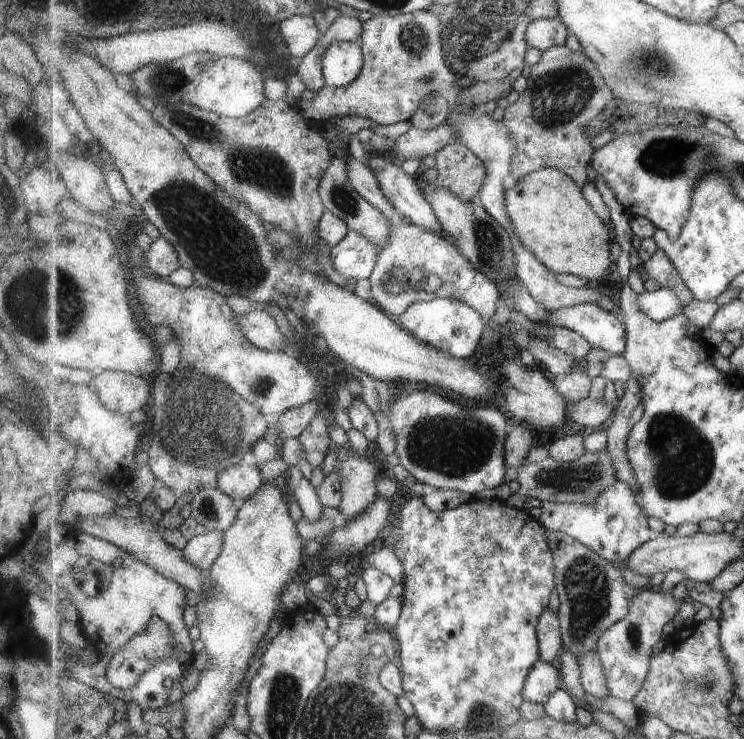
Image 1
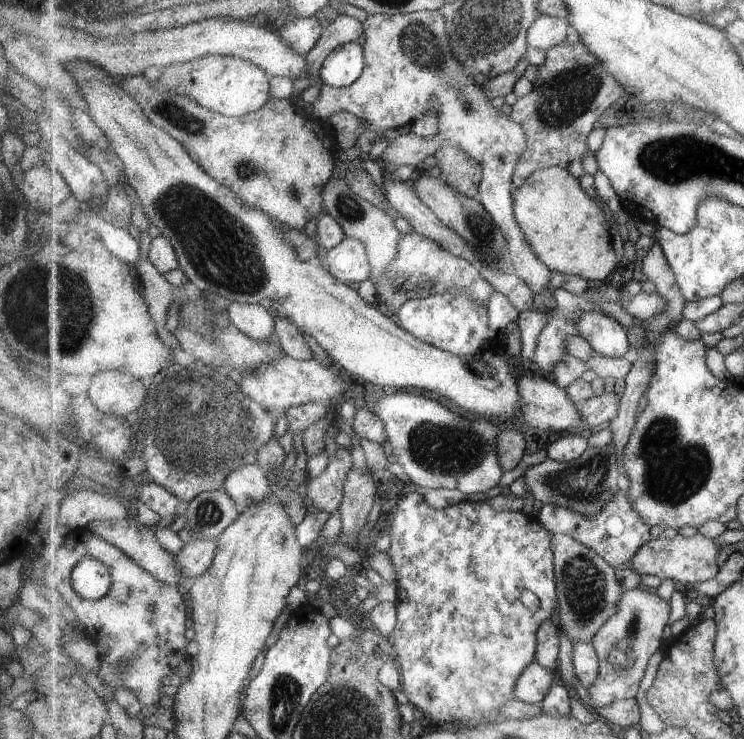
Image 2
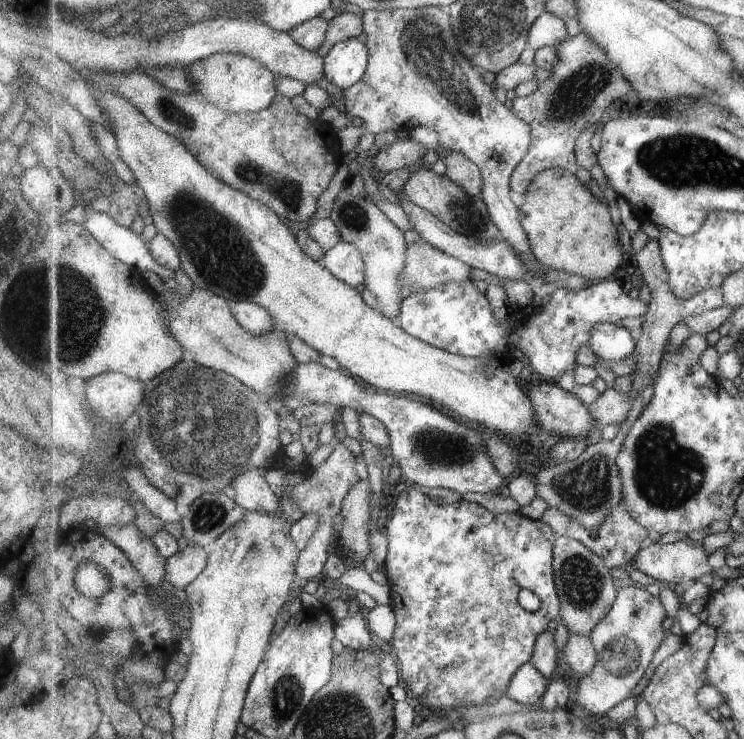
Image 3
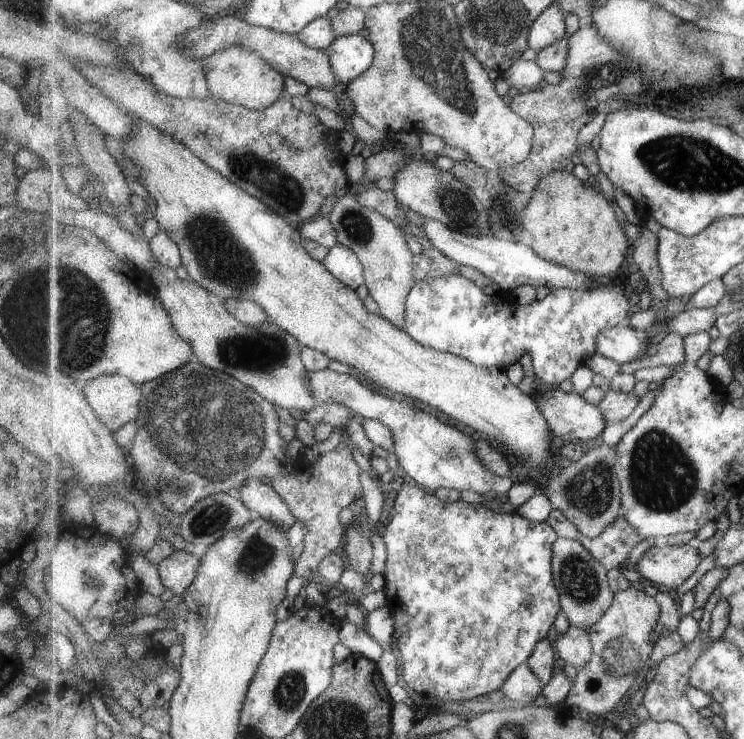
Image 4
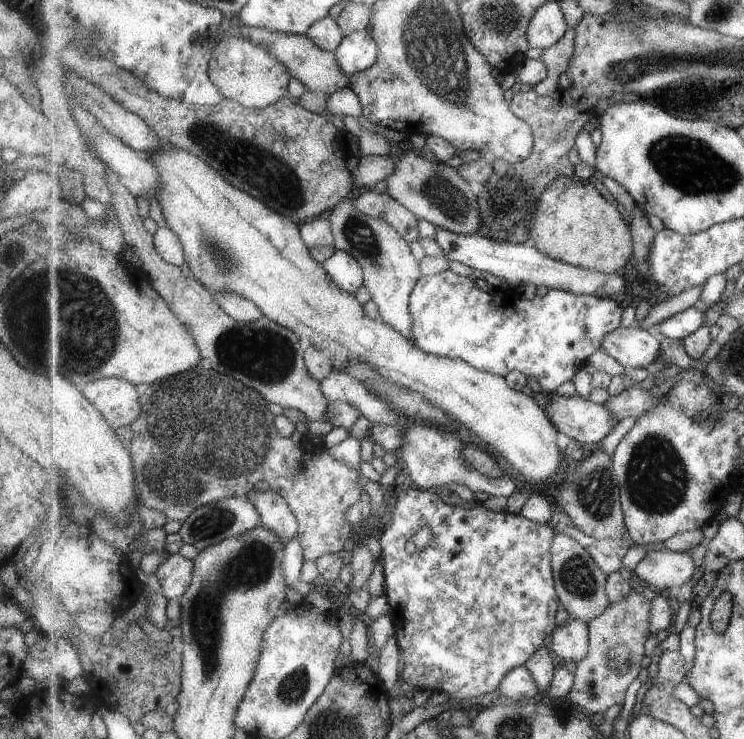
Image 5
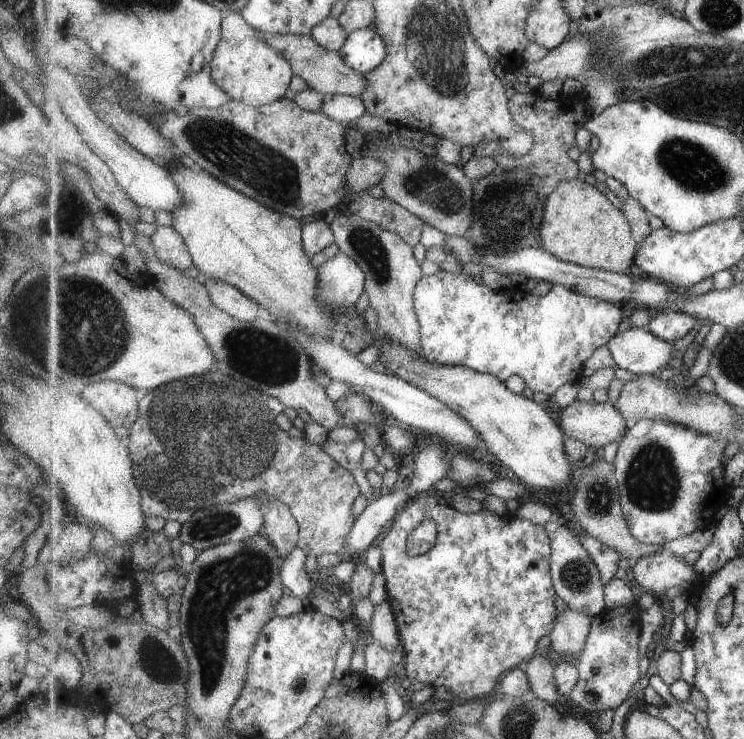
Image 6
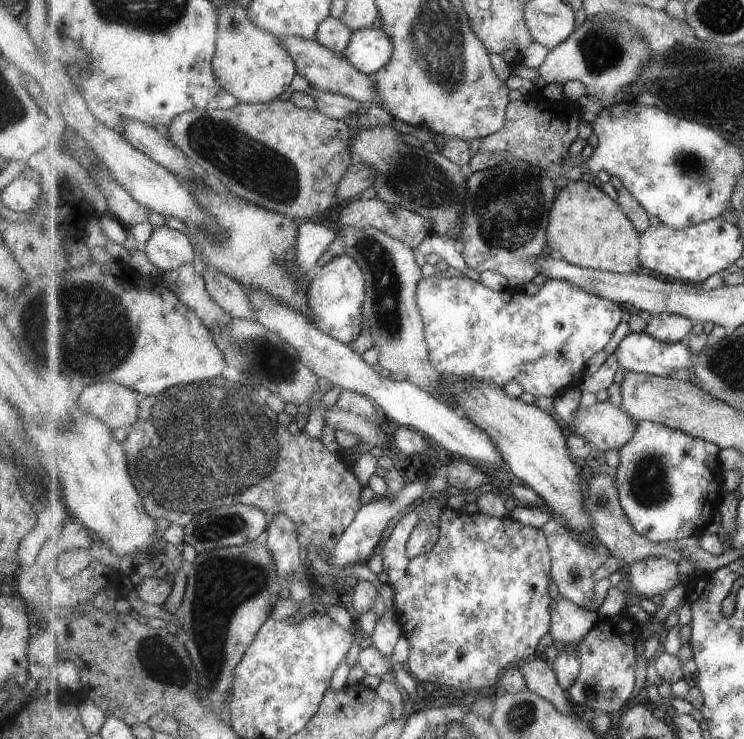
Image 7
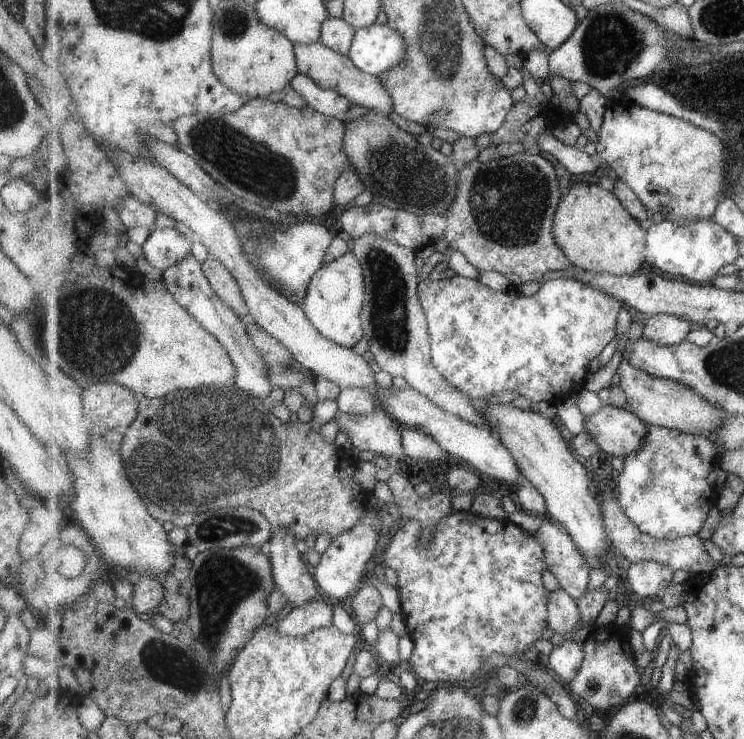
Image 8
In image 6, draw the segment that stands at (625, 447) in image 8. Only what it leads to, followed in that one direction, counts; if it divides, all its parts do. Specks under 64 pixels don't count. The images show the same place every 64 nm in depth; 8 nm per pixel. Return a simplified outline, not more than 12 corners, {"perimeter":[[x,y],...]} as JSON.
{"perimeter":[[609,402],[561,411],[566,437],[602,449],[624,439],[628,419]]}

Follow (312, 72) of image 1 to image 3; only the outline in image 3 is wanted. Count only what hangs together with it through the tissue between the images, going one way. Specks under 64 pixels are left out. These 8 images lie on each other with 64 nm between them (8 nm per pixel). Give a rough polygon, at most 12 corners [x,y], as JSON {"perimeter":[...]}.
{"perimeter":[[337,14],[329,21],[327,40],[318,53],[325,58],[335,44],[358,38],[361,14]]}

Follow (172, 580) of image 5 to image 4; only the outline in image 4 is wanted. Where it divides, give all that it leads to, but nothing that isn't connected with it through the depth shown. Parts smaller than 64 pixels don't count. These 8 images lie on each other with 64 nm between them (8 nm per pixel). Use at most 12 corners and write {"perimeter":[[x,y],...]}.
{"perimeter":[[174,550],[159,563],[163,584],[182,596],[201,568],[201,558]]}

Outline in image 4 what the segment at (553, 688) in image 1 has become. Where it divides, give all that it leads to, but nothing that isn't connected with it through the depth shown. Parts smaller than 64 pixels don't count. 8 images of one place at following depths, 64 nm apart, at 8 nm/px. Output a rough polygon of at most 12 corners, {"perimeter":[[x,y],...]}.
{"perimeter":[[523,663],[512,672],[501,691],[525,705],[545,684],[535,670]]}

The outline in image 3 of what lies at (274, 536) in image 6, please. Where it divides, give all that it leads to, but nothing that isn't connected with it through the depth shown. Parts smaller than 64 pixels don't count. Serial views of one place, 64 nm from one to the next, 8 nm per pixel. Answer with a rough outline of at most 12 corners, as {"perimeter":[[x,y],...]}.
{"perimeter":[[249,470],[229,486],[246,511],[281,514],[276,488],[263,470]]}

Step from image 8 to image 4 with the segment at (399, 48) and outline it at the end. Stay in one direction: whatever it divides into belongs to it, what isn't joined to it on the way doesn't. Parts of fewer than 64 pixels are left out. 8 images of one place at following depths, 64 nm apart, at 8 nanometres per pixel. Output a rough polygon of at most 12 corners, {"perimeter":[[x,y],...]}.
{"perimeter":[[361,33],[336,39],[328,51],[342,88],[376,58]]}

